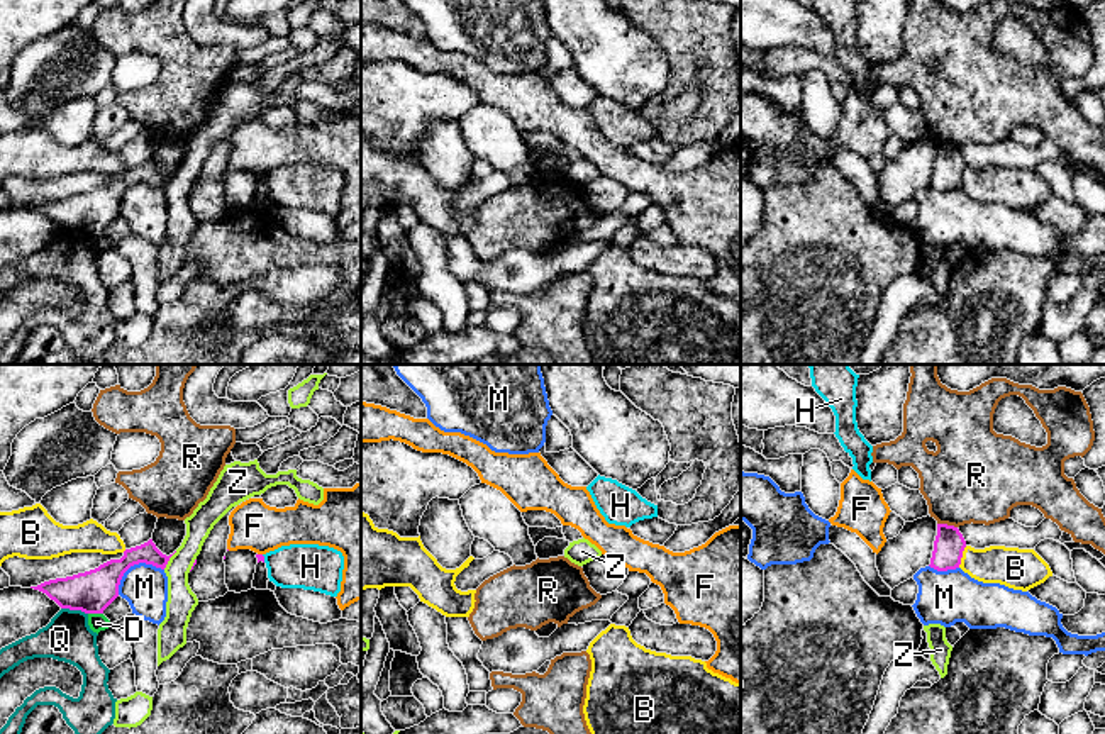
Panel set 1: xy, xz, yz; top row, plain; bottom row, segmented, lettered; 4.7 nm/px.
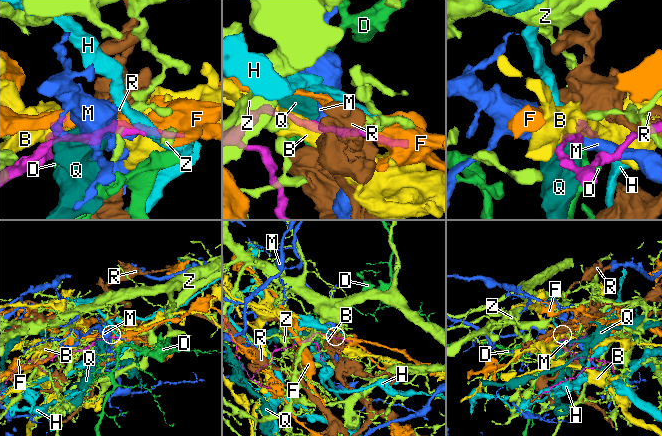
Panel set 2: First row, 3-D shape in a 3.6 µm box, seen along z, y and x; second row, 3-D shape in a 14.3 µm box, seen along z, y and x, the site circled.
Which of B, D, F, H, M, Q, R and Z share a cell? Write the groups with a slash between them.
B / D / F / H / M / Q / R / Z

